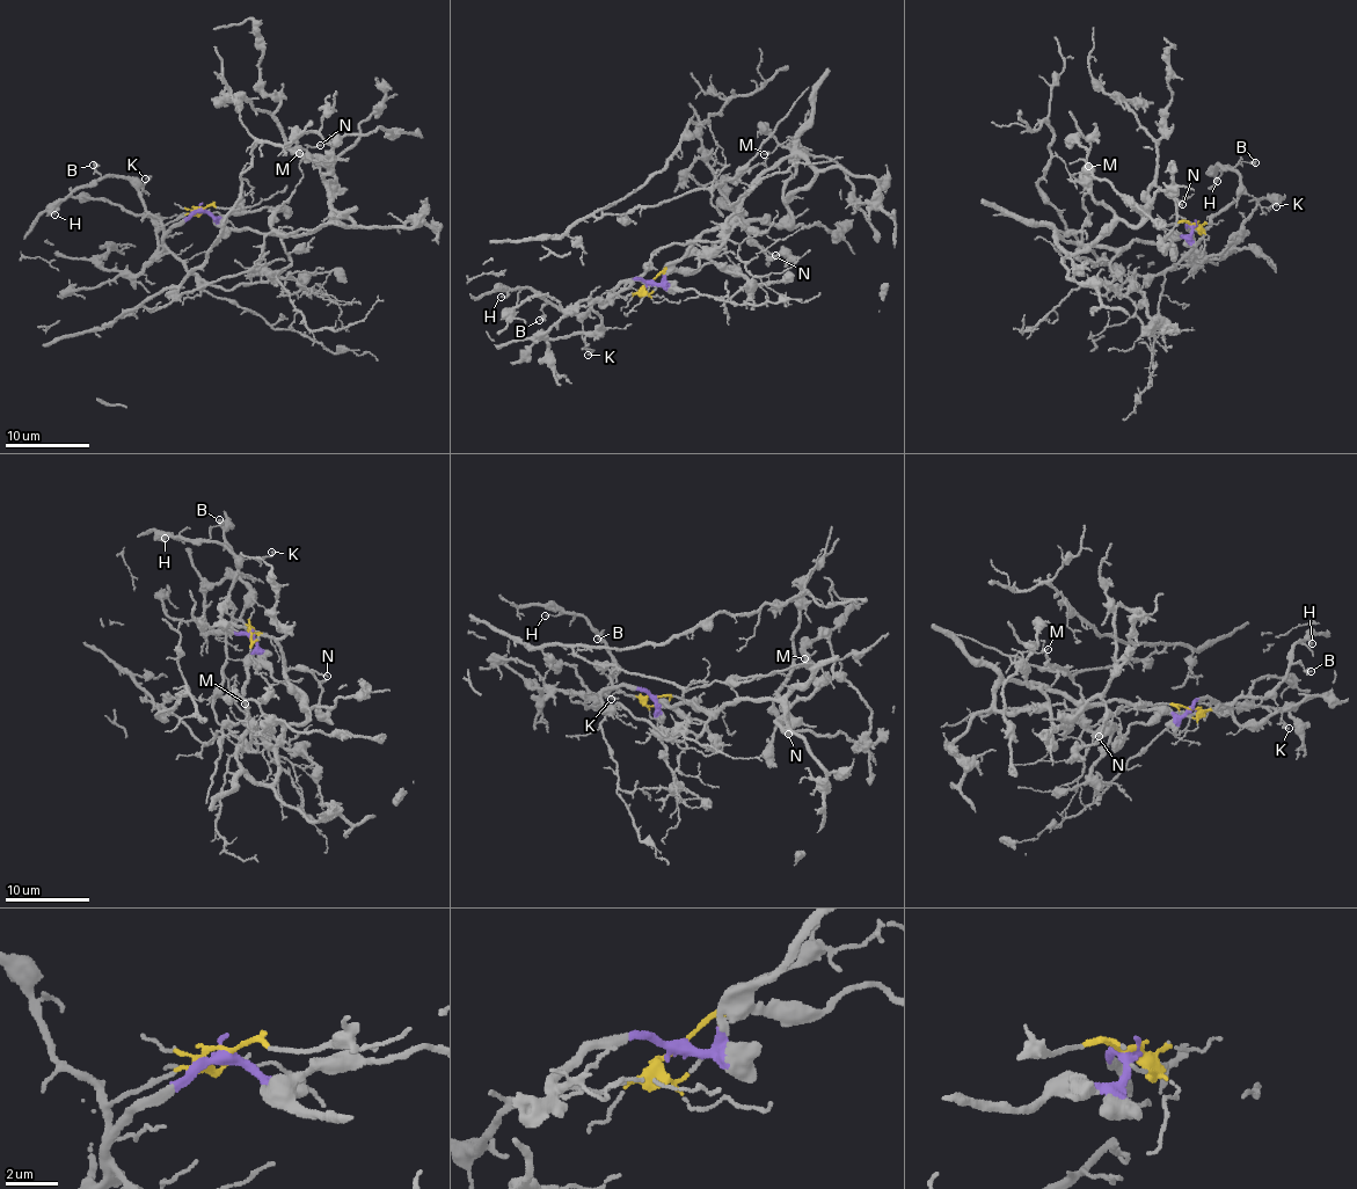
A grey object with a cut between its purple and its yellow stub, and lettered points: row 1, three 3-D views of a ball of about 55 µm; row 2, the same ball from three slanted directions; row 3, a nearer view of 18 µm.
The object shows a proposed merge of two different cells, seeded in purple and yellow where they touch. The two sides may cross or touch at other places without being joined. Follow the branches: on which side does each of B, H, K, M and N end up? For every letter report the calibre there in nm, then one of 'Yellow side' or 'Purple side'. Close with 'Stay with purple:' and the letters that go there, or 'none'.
B: Thickness 180 nm. Yellow side
H: Thickness 90 nm. Yellow side
K: Thickness 120 nm. Yellow side
M: Thickness 170 nm. Purple side
N: Thickness 130 nm. Purple side
Stay with purple: M, N

